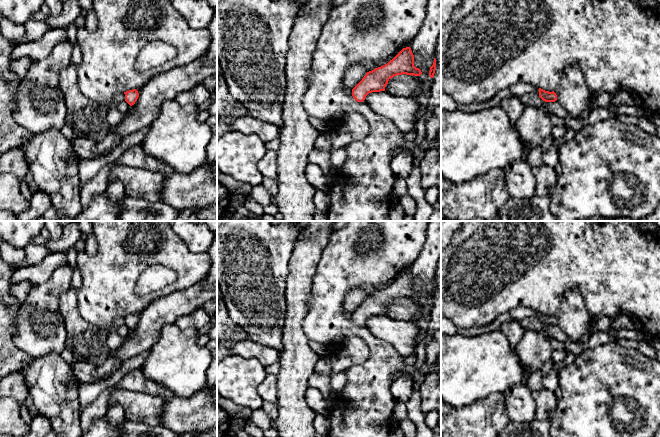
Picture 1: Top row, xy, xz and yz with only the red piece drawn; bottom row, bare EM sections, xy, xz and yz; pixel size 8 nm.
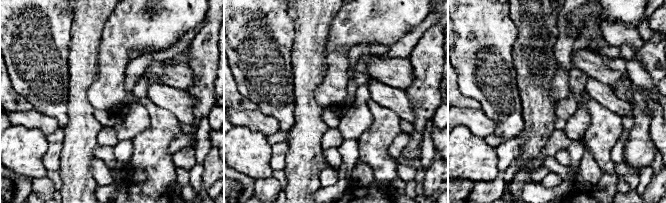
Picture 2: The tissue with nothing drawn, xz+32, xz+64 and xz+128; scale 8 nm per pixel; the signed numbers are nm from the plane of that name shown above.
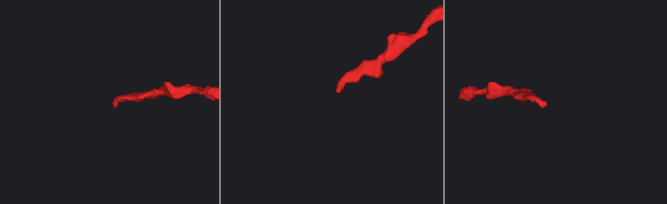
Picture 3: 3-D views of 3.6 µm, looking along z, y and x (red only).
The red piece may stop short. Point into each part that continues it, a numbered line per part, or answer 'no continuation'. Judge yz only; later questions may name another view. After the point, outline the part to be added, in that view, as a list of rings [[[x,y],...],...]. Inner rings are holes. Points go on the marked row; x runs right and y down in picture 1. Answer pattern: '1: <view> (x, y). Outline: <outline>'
1: yz (572, 93). Outline: [[[569,65],[562,72],[554,92],[557,95],[556,102],[572,117],[578,116],[592,102],[584,75],[577,65]]]

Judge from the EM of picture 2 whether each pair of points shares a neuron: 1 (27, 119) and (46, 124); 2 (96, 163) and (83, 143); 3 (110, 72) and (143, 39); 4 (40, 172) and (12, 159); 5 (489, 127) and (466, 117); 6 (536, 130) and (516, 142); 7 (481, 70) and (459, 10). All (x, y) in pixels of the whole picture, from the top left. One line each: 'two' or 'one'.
1: one
2: two
3: one
4: one
5: one
6: two
7: one

